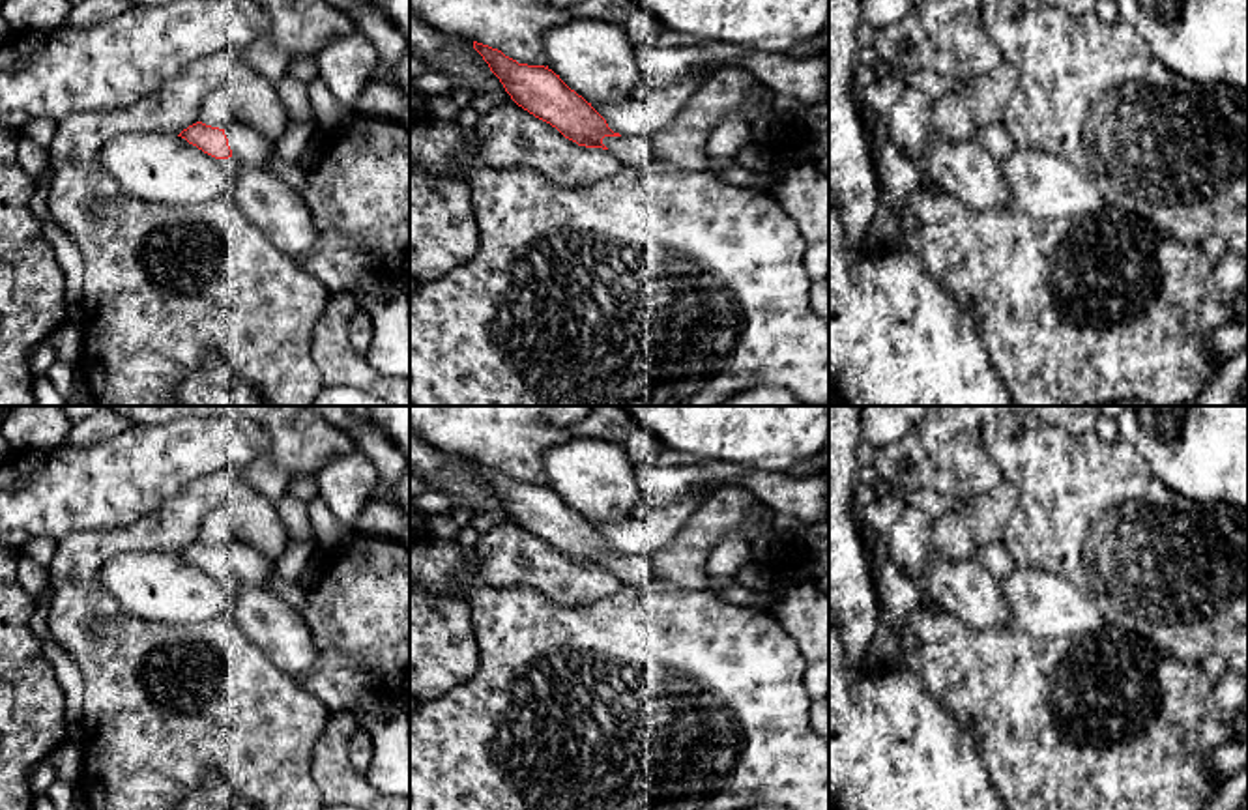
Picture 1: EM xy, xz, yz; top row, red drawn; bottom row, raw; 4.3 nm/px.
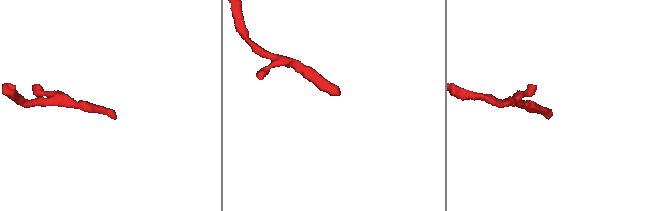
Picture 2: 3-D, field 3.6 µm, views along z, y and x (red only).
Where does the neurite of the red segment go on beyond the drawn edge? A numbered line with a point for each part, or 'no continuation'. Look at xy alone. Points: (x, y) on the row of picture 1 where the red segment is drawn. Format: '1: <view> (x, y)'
1: xy (249, 146)

